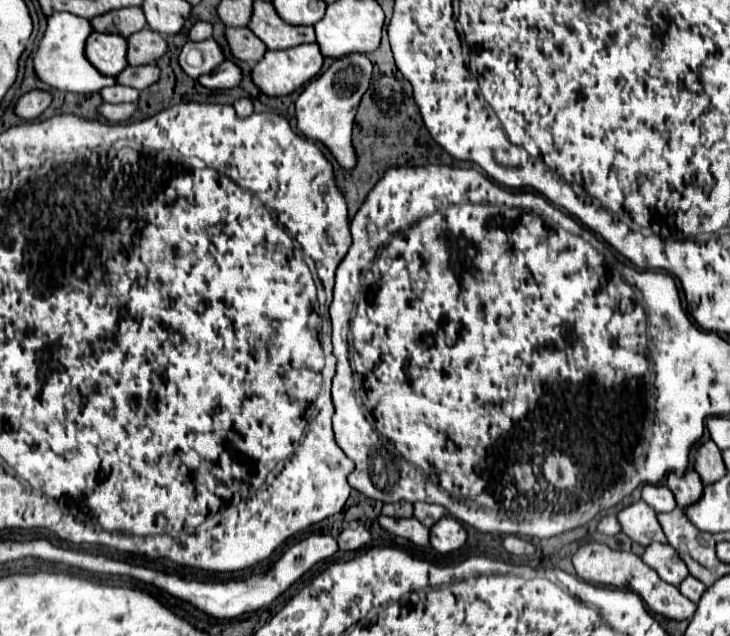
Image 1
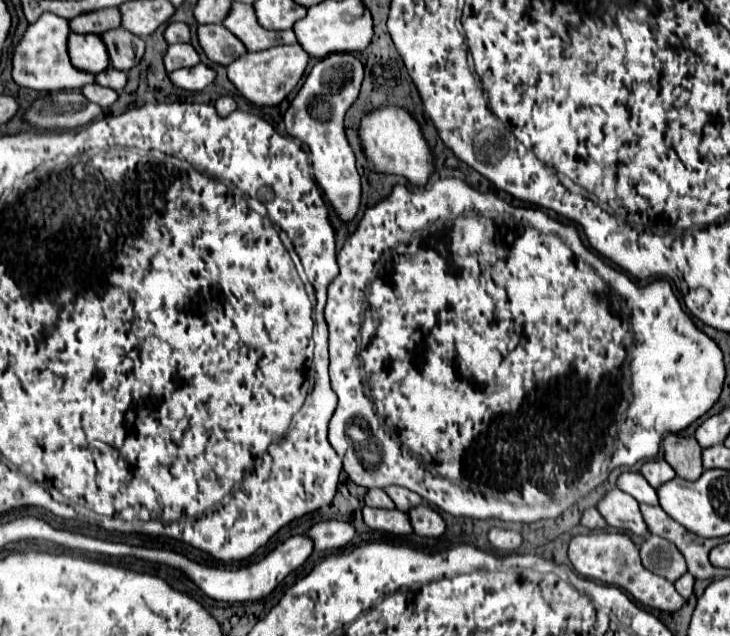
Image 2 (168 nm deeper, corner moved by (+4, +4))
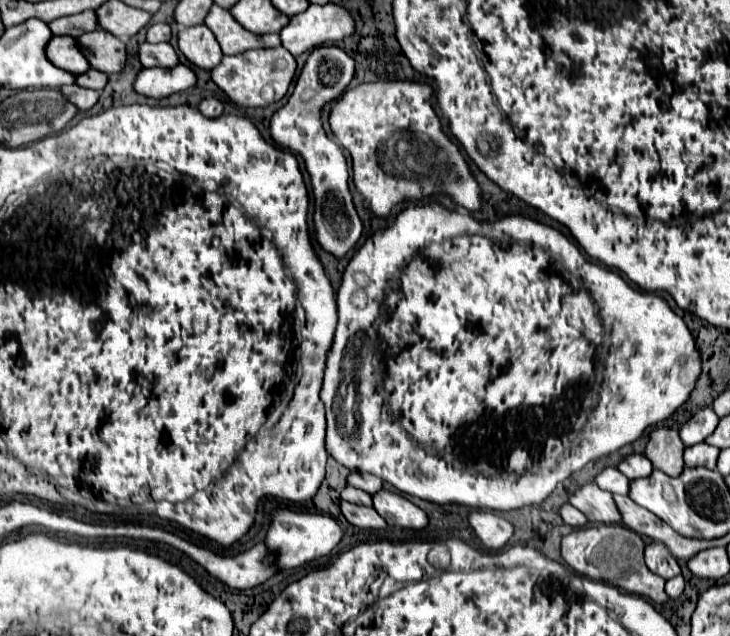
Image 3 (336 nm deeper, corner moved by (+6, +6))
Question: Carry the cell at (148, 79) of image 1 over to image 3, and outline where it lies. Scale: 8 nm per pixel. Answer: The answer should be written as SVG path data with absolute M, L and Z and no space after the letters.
M90 69L90 71L82 73L82 75L76 75L76 83L78 83L80 87L90 87L90 89L100 91L100 89L104 89L104 85L108 83L108 77L106 77L102 71Z

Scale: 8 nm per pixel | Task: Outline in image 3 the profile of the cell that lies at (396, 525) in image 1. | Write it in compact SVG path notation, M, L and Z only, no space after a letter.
M338 501L338 507L340 507L340 513L346 517L346 521L354 527L362 527L362 529L384 529L386 527L382 517L372 507L354 505L348 501Z

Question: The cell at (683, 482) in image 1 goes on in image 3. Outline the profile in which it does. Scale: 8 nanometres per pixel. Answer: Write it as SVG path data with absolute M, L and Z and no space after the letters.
M634 453L634 455L628 455L626 459L622 459L618 463L618 471L622 475L626 475L628 479L638 479L638 477L648 477L652 473L652 463L640 455L640 453Z

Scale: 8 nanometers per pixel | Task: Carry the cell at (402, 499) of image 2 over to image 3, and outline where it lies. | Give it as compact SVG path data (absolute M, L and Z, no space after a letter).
M350 471L350 475L346 477L346 483L356 489L362 489L370 495L382 489L382 479L370 475L370 473L362 473L362 471Z

